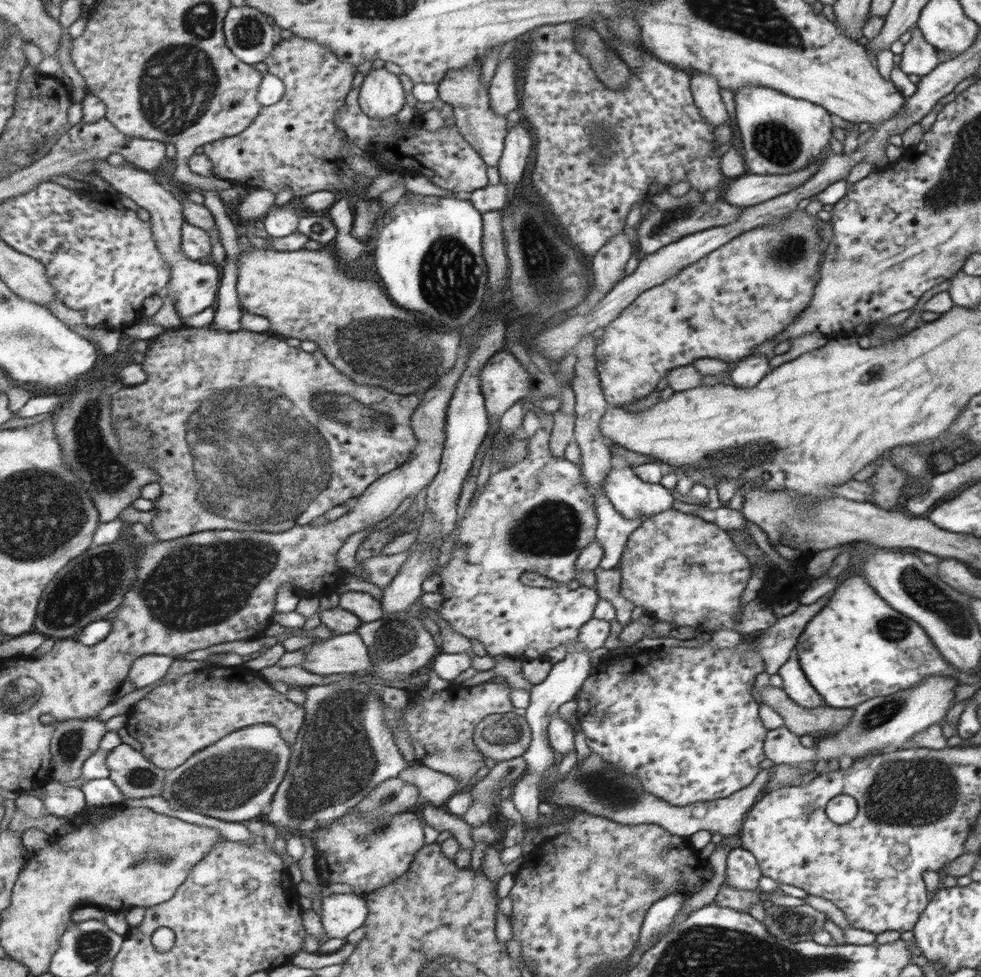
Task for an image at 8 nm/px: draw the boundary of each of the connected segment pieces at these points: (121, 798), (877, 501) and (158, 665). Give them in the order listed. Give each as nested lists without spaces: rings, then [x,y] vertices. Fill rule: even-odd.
[[[111,778],[91,780],[83,786],[87,801],[94,808],[111,808],[120,804],[131,806],[133,800],[129,799],[124,791]]]
[[[879,457],[872,463],[877,464],[878,467],[876,467],[876,473],[866,480],[875,488],[868,502],[883,509],[891,509],[896,504],[896,500],[900,498],[902,486],[906,484],[906,476],[903,470],[895,466],[890,459]]]
[[[146,654],[136,660],[129,674],[129,680],[136,689],[148,688],[164,680],[177,660],[166,654]]]

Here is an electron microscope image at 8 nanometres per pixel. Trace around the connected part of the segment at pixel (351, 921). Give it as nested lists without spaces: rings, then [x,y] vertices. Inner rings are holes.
[[[352,893],[323,895],[322,903],[323,921],[331,938],[345,940],[365,924],[369,913],[365,897]]]

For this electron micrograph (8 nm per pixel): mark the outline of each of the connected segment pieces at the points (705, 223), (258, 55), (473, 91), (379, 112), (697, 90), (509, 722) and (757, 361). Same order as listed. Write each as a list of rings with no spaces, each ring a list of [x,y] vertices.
[[[691,188],[682,197],[672,197],[668,191],[662,191],[656,195],[656,198],[651,198],[651,203],[655,204],[657,209],[652,213],[648,213],[640,226],[636,228],[640,245],[636,247],[634,254],[638,254],[640,260],[646,255],[660,250],[663,246],[676,242],[683,236],[734,223],[740,217],[739,212],[745,209],[745,207],[728,204],[722,197],[708,203],[704,201],[704,192],[700,192],[695,188]]]
[[[233,6],[225,20],[227,43],[248,64],[266,62],[278,45],[272,16],[252,6]]]
[[[480,60],[472,66],[449,70],[439,83],[438,103],[452,105],[456,128],[459,128],[463,137],[472,144],[472,148],[483,156],[487,166],[498,167],[503,158],[503,150],[506,148],[507,120],[506,117],[496,115],[491,107],[489,87],[484,87],[481,80],[483,62],[484,60]]]
[[[385,67],[372,69],[357,92],[363,111],[372,119],[394,117],[406,102],[400,78]]]
[[[693,72],[692,91],[695,94],[696,106],[713,129],[728,120],[728,112],[722,104],[718,84],[718,79],[711,74]]]
[[[513,712],[484,717],[473,736],[478,750],[497,762],[521,757],[528,750],[531,730],[527,720]]]
[[[752,355],[737,361],[729,372],[730,383],[742,388],[756,386],[773,368],[769,358]]]

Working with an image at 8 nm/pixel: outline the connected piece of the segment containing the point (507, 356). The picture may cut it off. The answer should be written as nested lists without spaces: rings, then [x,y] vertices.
[[[506,348],[498,351],[481,372],[481,391],[490,416],[489,422],[491,418],[496,418],[495,420],[497,421],[500,420],[508,408],[514,407],[518,400],[524,398],[524,396],[528,396],[530,385],[531,374],[528,374],[528,370],[518,362],[517,358]]]

